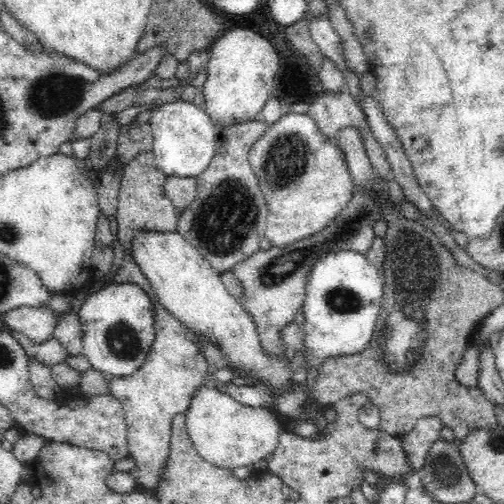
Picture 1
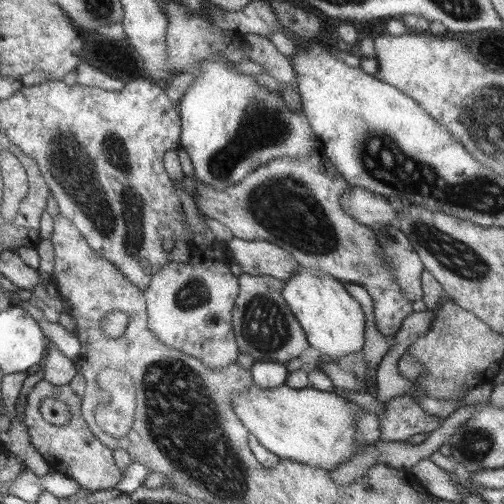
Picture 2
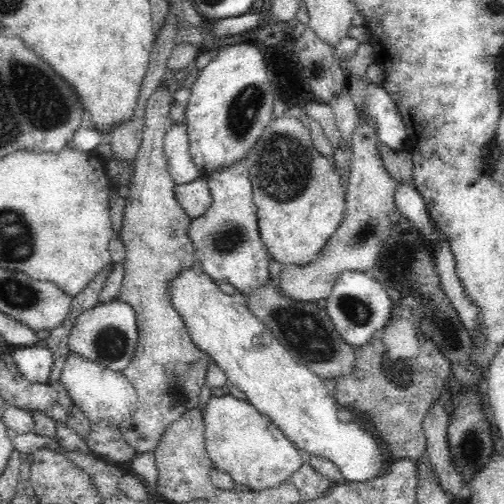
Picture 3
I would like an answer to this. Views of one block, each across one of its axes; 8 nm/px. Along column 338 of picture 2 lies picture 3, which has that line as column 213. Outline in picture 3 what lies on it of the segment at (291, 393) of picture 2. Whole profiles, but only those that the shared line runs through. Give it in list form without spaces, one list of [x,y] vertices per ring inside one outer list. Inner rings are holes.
[[[210,396],[204,410],[204,444],[212,460],[212,466],[220,472],[226,472],[234,478],[236,484],[242,484],[250,490],[264,490],[290,482],[292,474],[306,460],[294,442],[260,410],[250,402],[238,400],[234,396]]]

